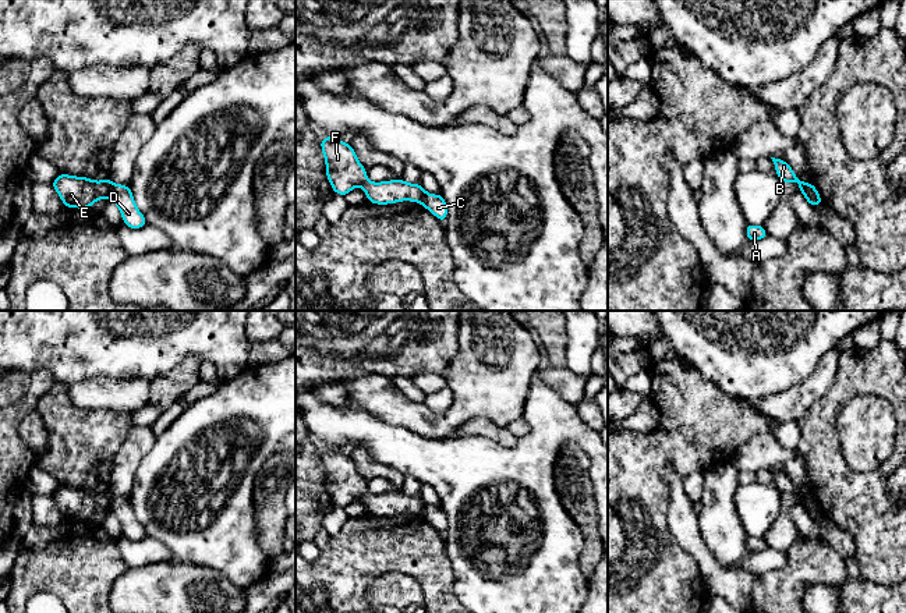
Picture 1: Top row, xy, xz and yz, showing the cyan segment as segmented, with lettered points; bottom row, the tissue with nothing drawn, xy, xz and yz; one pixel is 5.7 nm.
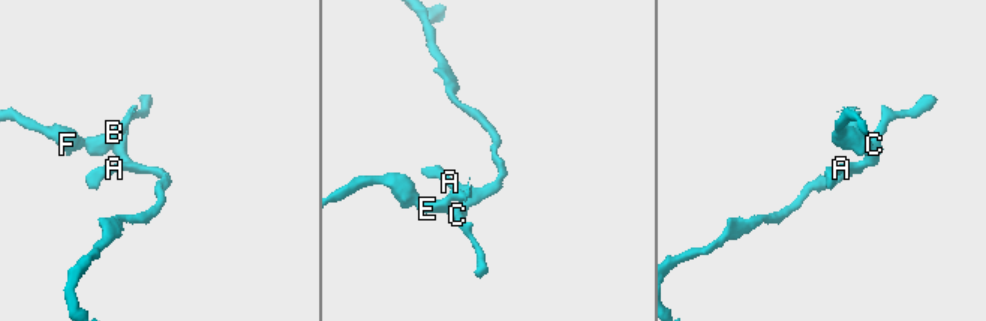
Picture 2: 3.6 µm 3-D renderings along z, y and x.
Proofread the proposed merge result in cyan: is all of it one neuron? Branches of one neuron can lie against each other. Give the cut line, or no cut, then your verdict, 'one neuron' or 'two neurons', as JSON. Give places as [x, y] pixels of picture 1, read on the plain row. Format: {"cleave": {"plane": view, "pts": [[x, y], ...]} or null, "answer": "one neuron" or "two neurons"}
{"cleave": {"plane": "xy", "pts": [[113, 495], [108, 509]]}, "answer": "two neurons"}

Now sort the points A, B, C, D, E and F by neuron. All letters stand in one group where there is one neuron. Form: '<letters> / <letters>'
A C D / B E F

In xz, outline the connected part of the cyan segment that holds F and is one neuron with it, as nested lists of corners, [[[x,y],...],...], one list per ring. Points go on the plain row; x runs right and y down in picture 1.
[[[330,447],[319,456],[325,470],[326,489],[335,506],[346,509],[355,499],[361,499],[371,515],[421,514],[425,506],[422,496],[410,496],[403,490],[372,495],[350,456]]]

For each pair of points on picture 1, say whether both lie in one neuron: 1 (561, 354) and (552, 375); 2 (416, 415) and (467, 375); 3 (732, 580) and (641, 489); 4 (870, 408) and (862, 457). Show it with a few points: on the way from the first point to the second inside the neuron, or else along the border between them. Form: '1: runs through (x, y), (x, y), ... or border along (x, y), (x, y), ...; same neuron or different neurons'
1: border along (551, 365), (566, 367); different neurons
2: runs through (434, 418), (446, 420), (467, 399), (467, 393); same neuron
3: border along (666, 481), (669, 492), (668, 528), (679, 545); different neurons
4: runs through (869, 421), (866, 445); same neuron

